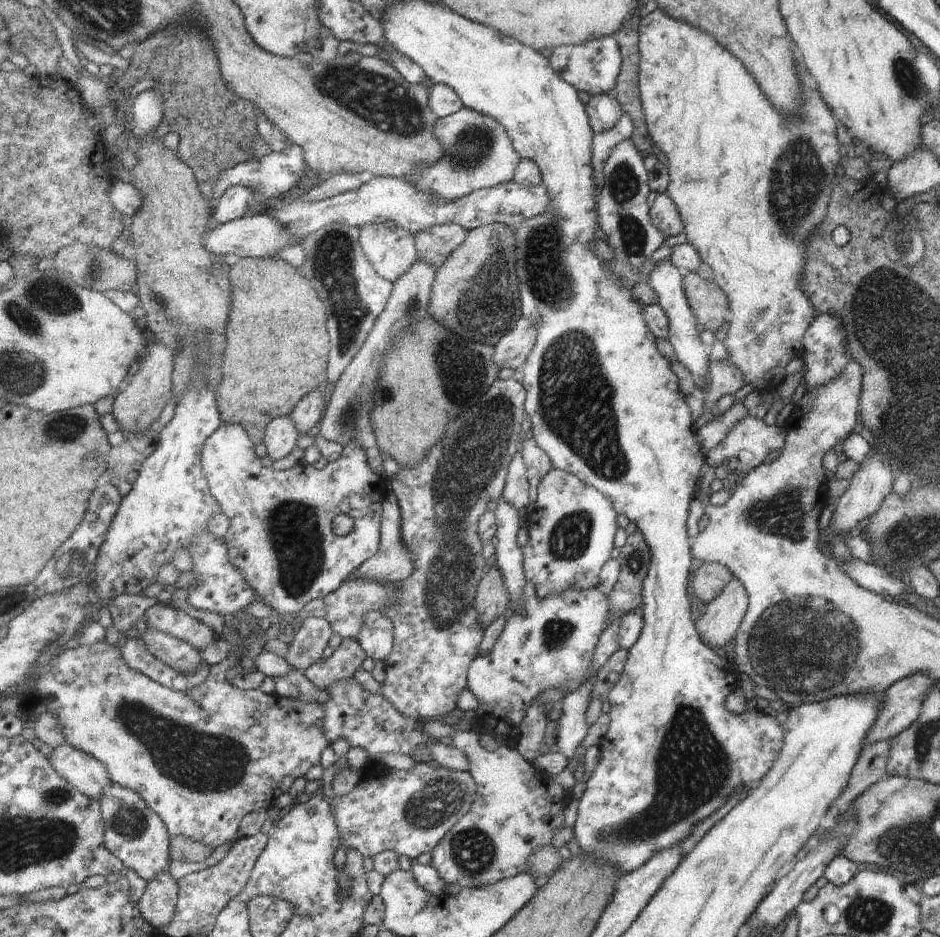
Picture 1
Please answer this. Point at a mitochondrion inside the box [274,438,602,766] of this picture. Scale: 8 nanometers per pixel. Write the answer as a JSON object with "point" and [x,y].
{"point":[569,539]}

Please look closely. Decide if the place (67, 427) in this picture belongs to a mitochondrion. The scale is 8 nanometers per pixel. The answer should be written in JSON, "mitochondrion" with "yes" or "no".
{"mitochondrion":"yes"}

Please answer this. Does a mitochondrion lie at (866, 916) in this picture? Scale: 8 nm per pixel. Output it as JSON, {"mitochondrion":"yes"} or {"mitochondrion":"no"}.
{"mitochondrion":"yes"}

